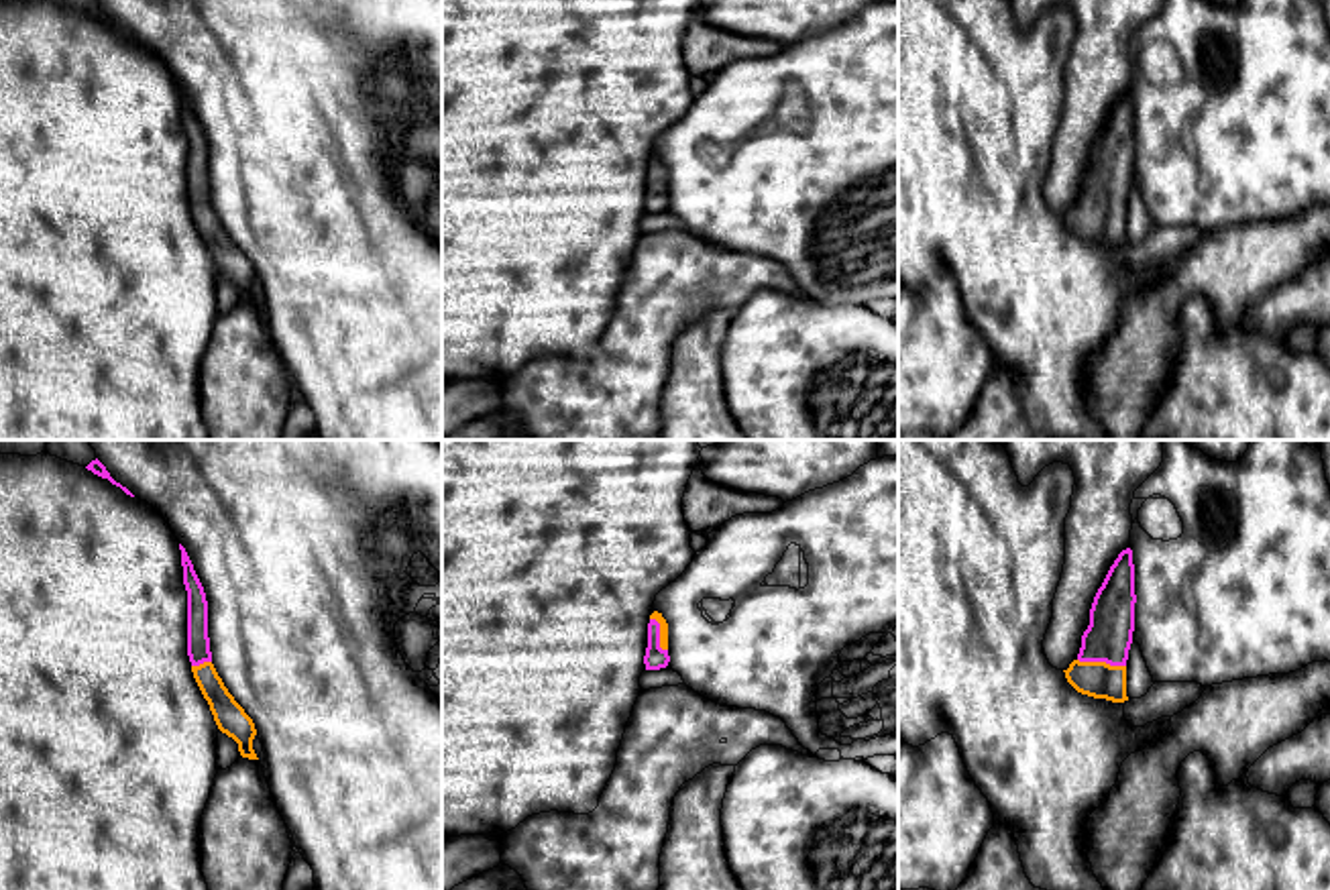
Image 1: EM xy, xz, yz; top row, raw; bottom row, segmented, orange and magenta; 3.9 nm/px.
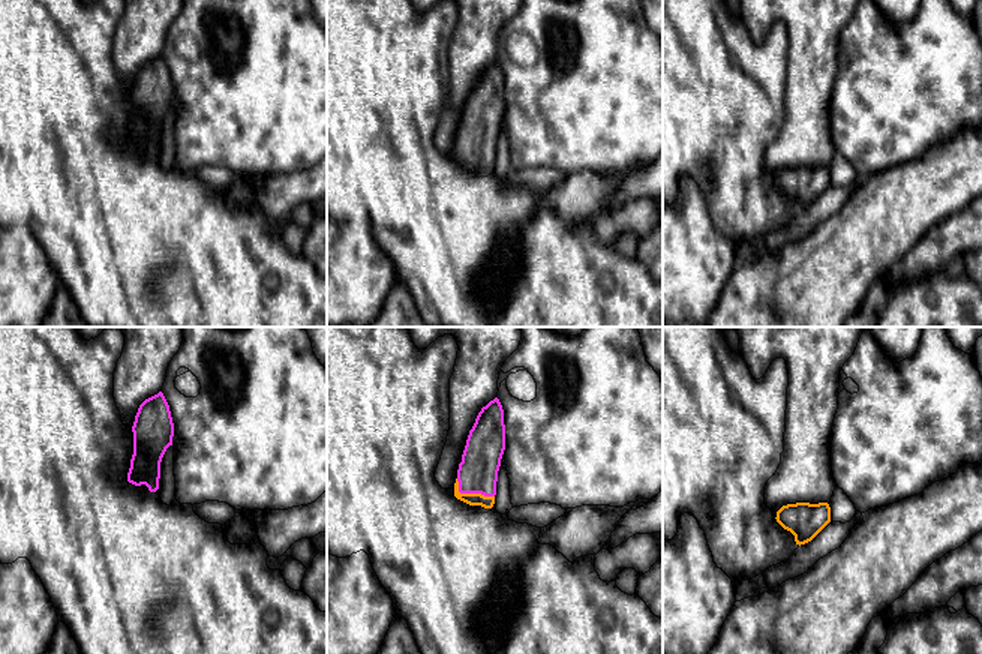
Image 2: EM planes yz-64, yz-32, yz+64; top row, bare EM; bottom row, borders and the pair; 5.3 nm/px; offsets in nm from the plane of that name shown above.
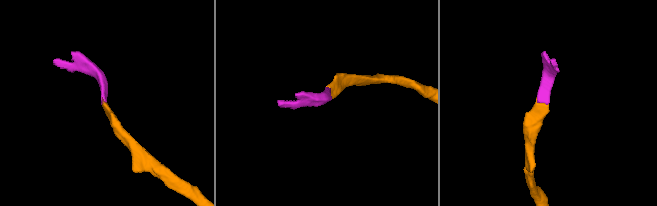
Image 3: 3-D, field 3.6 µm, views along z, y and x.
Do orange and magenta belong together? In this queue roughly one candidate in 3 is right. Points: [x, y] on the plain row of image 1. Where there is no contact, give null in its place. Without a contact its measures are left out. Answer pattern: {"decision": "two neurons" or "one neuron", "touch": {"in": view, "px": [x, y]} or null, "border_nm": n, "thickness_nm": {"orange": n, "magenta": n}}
{"decision": "one neuron", "touch": {"in": "yz", "px": [1102, 206]}, "border_nm": 190, "thickness_nm": {"orange": 140, "magenta": 190}}

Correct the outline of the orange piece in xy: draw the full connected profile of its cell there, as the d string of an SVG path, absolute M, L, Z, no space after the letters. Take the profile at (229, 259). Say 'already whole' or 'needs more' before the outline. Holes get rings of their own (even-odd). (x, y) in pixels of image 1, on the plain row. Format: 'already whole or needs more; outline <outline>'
needs more; outline M181 88L179 94L183 128L187 134L187 200L193 222L210 248L218 273L238 287L242 301L259 303L253 293L253 283L257 279L255 267L228 236L212 208L206 136Z

